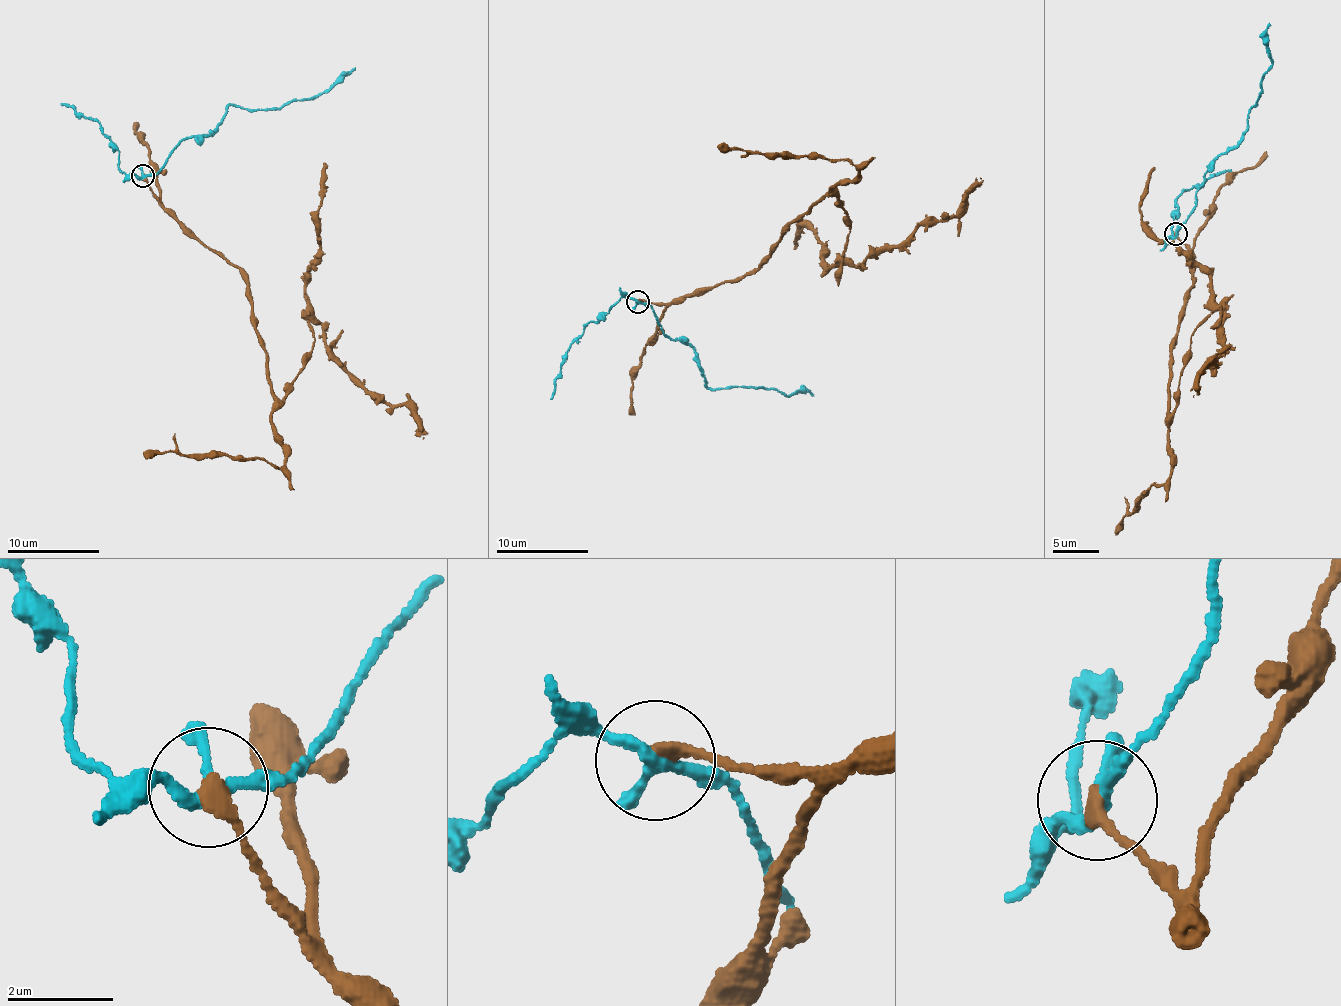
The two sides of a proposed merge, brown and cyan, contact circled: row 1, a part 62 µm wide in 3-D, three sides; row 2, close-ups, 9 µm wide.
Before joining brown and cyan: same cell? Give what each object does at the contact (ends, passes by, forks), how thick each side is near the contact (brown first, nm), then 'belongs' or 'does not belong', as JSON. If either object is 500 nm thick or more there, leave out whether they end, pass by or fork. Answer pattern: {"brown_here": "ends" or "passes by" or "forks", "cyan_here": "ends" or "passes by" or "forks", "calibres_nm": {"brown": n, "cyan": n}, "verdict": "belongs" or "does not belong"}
{"brown_here": "ends", "cyan_here": "forks", "calibres_nm": {"brown": 300, "cyan": 200}, "verdict": "does not belong"}

